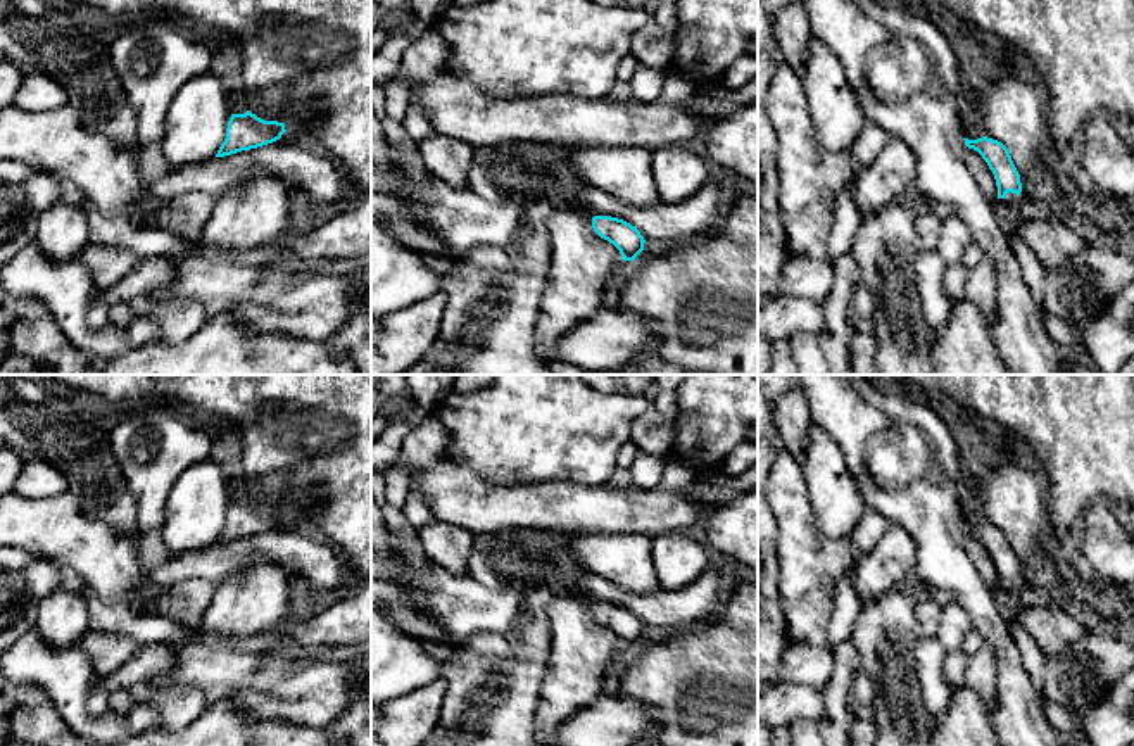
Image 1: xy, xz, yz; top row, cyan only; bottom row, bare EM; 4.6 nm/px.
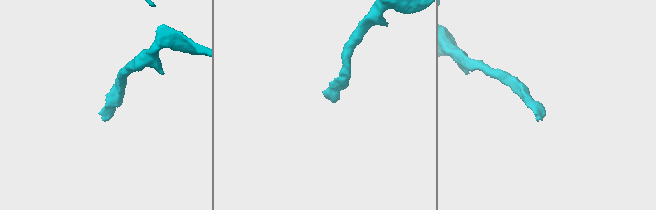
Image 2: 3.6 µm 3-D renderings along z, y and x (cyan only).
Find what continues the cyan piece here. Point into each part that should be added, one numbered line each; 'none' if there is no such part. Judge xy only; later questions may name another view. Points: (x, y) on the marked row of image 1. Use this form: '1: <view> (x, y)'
none

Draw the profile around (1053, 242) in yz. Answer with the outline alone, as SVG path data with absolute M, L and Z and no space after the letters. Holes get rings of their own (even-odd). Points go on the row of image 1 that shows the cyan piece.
M1027 211L1020 214L1017 230L1044 269L1060 268L1075 257L1086 243L1086 240L1058 216Z

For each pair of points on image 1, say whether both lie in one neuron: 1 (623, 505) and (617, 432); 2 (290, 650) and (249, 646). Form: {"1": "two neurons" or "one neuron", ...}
{"1": "two neurons", "2": "one neuron"}

